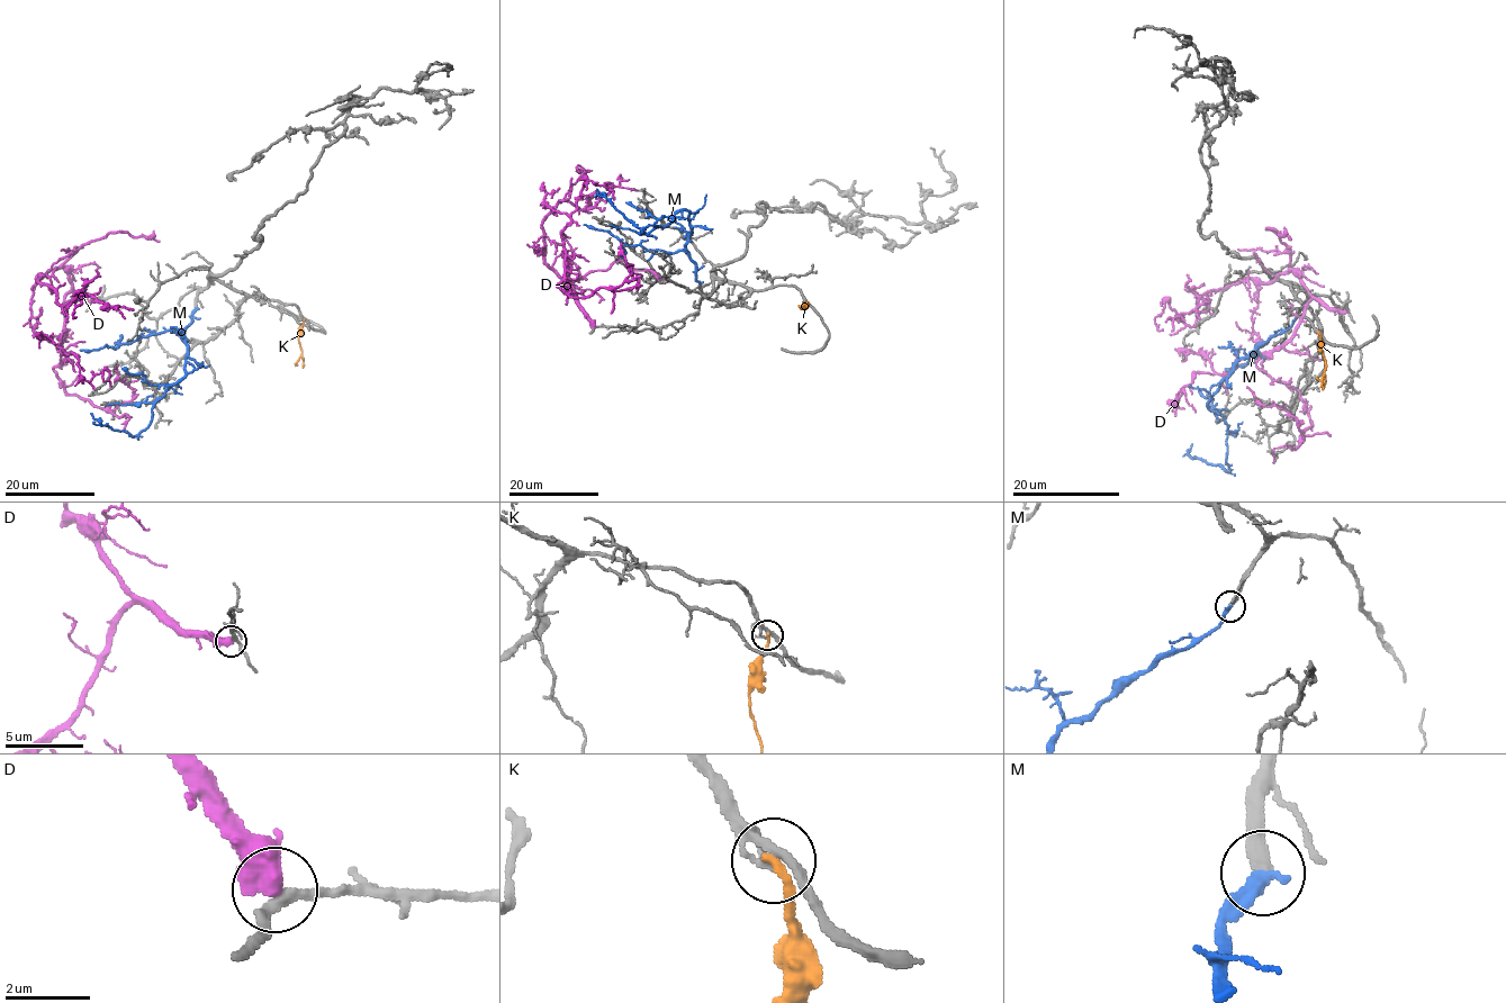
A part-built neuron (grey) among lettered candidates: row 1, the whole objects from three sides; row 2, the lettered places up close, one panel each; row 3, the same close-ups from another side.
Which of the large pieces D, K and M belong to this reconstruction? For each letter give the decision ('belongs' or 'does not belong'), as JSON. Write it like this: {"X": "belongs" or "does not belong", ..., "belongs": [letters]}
{"D": "does not belong", "K": "does not belong", "M": "belongs", "belongs": ["M"]}

